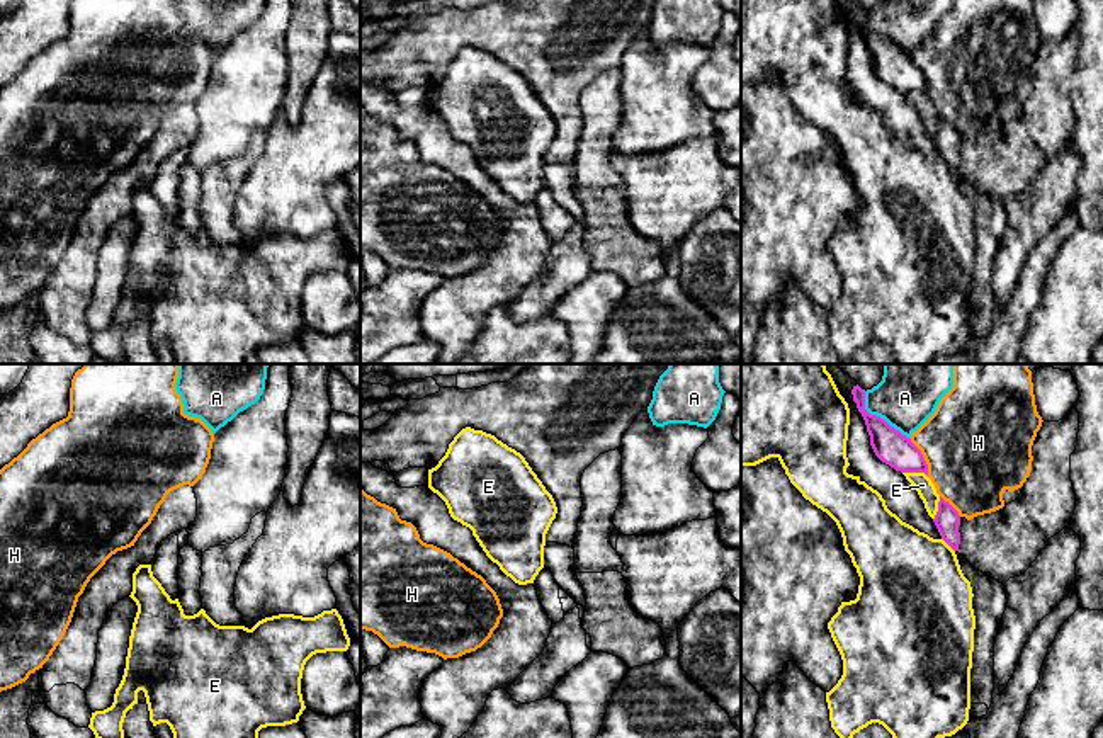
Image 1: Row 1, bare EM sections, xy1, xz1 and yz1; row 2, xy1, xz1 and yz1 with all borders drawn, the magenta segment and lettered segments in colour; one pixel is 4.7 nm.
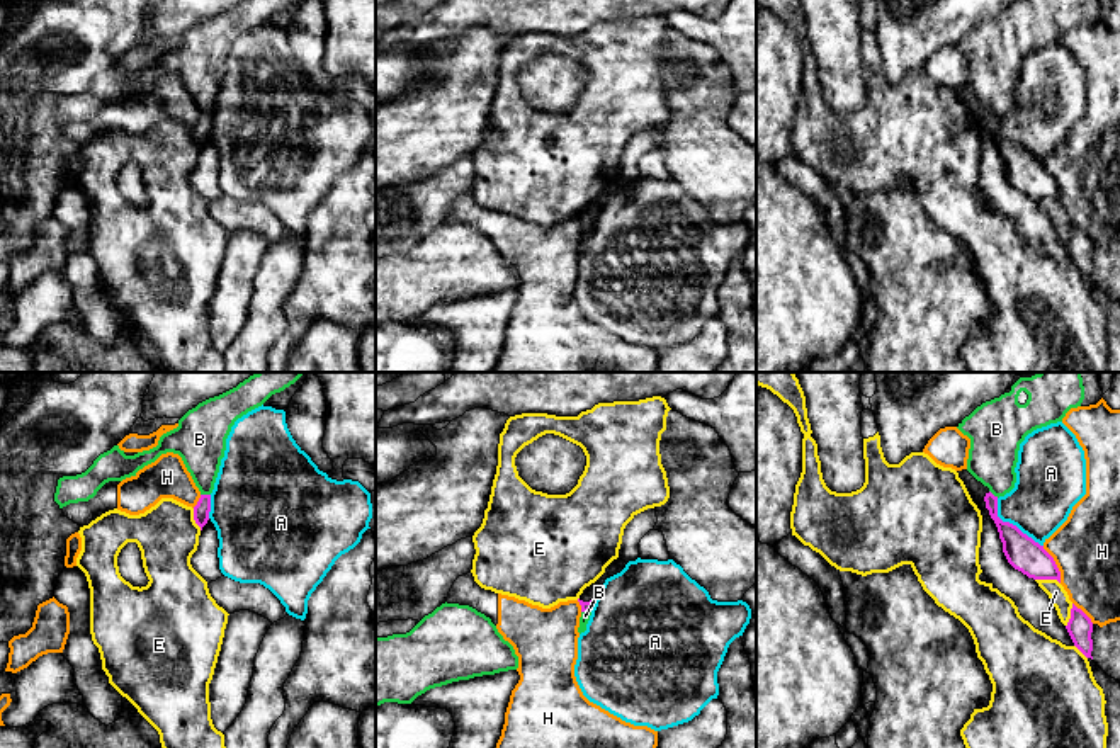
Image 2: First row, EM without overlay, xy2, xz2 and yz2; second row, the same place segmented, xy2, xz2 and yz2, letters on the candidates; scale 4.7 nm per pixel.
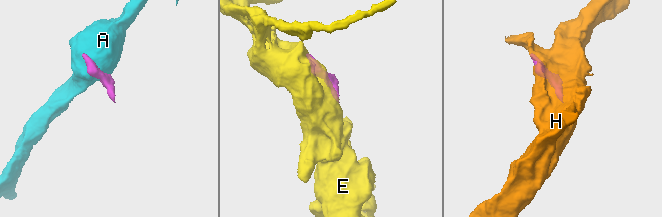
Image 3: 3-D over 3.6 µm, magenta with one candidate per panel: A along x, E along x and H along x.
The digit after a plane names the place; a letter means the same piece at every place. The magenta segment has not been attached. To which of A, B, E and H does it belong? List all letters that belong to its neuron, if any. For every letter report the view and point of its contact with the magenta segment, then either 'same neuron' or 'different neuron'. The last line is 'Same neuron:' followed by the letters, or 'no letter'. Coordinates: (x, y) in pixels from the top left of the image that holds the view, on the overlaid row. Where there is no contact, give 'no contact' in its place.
A: yz1 (879, 417) | different neuron
B: xy2 (206, 495) | different neuron
E: yz1 (915, 471) | different neuron
H: yz1 (923, 458) | different neuron
Same neuron: no letter

